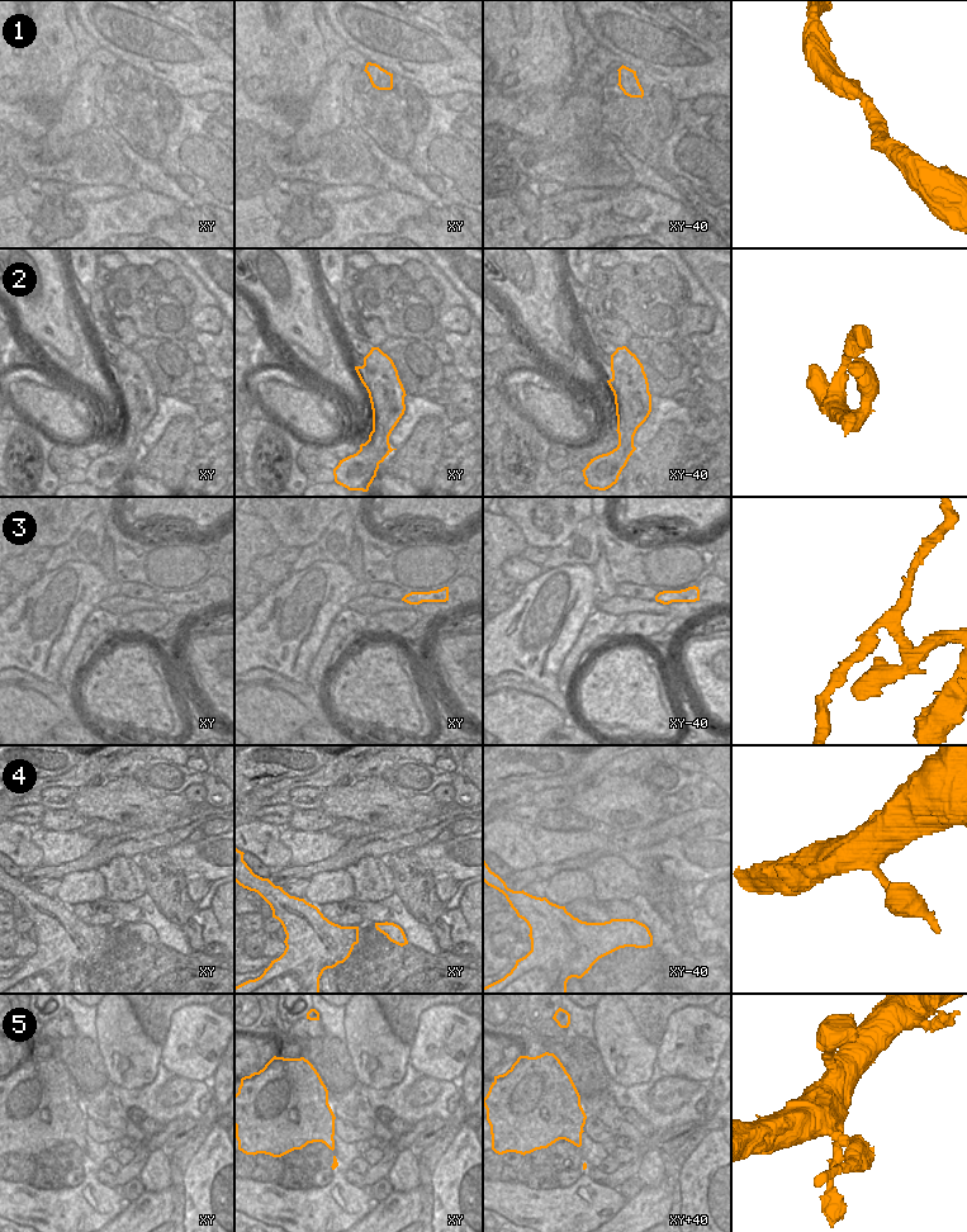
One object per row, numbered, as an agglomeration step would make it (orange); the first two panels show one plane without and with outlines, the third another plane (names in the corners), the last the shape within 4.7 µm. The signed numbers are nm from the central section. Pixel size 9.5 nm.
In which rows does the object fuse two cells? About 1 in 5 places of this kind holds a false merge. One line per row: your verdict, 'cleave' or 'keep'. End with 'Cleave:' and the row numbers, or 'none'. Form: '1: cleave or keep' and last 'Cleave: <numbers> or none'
1: keep
2: keep
3: keep
4: keep
5: keep
Cleave: none

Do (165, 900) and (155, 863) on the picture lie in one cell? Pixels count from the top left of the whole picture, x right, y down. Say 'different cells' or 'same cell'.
same cell

